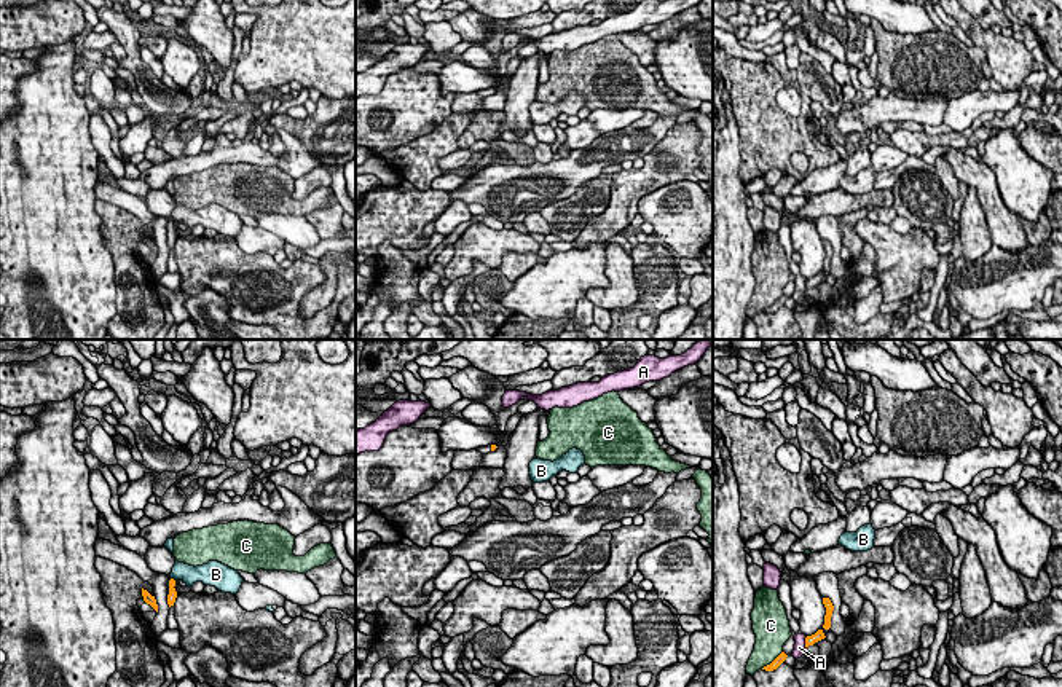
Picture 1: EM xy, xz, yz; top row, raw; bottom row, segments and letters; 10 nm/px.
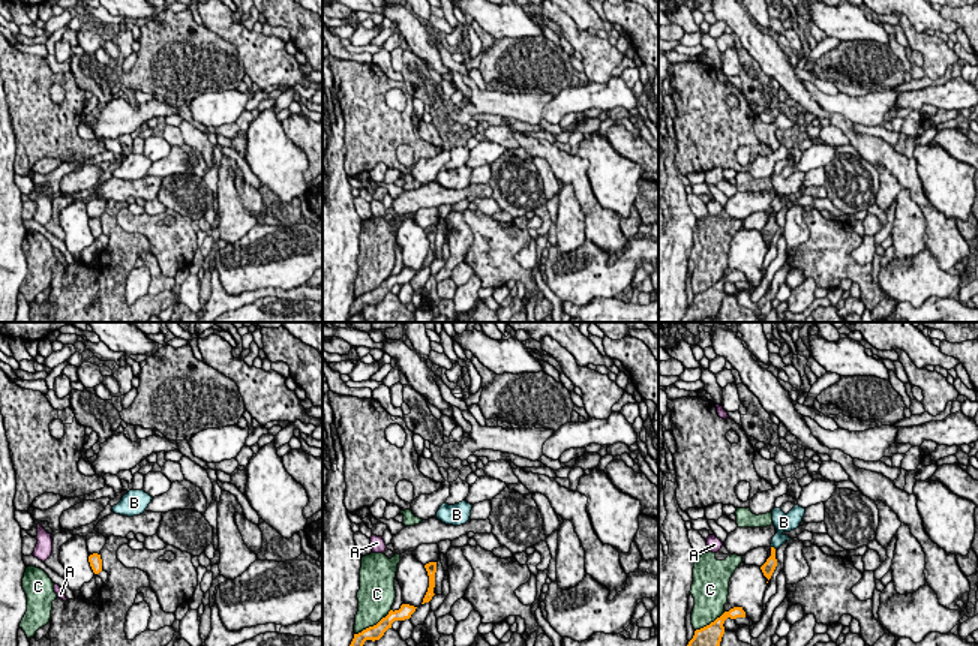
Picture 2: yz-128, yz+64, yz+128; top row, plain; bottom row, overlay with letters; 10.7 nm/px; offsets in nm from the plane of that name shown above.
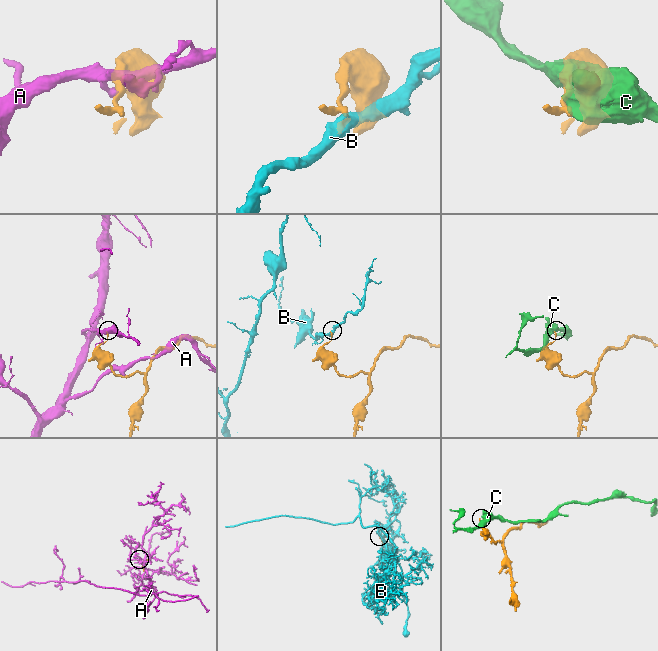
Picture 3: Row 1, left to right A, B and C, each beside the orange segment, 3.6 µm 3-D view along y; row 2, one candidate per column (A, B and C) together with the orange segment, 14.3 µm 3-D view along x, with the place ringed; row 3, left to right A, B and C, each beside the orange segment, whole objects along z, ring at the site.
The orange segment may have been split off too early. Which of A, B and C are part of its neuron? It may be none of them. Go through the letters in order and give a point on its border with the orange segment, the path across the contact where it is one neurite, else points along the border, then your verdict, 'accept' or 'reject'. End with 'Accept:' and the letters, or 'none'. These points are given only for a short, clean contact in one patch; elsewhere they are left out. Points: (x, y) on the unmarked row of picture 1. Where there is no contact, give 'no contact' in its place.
A: yz (806, 286) | reject
B: xy (173, 222) | along xy (171, 220), (174, 223) | reject
C: yz (772, 305) | along yz (782, 294), (761, 311) | reject
Accept: none

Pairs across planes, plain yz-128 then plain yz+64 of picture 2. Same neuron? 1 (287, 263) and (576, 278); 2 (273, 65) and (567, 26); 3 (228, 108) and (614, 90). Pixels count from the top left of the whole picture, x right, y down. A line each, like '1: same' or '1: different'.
1: same
2: same
3: same

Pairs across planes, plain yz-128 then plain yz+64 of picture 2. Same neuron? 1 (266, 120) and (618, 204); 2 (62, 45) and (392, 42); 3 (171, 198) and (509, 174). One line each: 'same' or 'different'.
1: same
2: different
3: same

